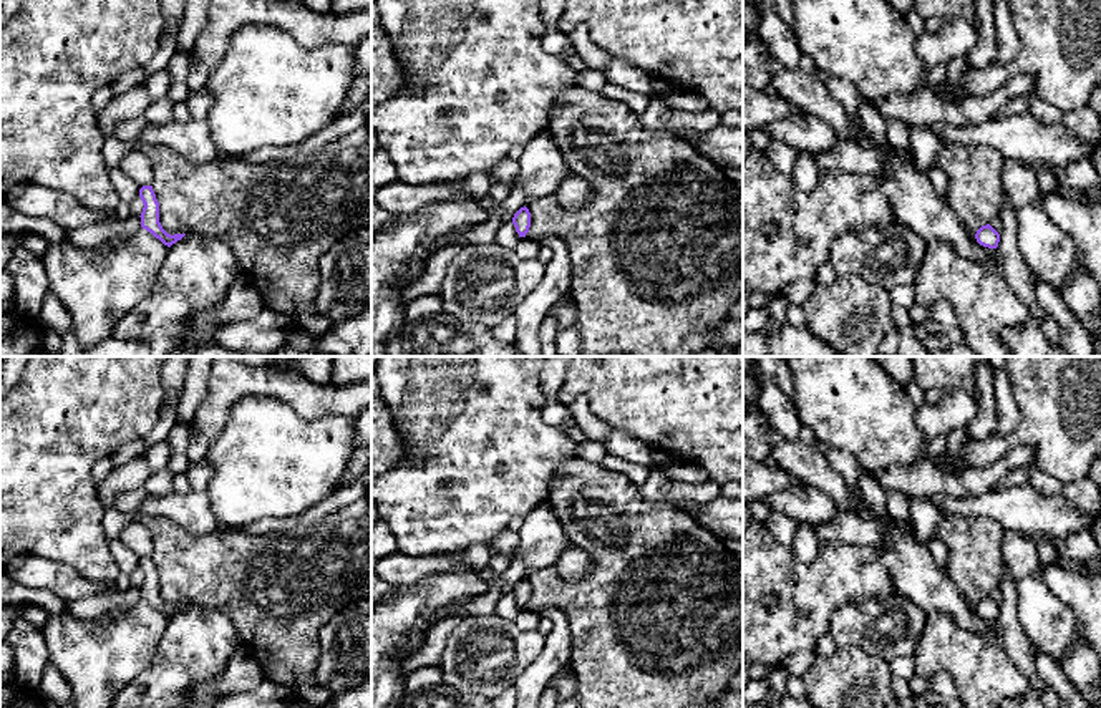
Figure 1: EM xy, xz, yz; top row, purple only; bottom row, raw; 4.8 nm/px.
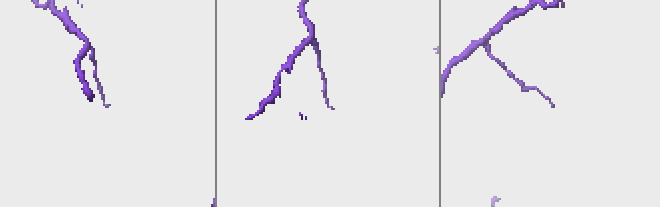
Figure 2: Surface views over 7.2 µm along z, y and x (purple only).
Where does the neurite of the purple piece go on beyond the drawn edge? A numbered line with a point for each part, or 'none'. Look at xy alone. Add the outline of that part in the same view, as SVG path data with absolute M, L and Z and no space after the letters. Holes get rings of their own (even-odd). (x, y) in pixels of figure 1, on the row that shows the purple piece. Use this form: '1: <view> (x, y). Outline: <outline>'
none

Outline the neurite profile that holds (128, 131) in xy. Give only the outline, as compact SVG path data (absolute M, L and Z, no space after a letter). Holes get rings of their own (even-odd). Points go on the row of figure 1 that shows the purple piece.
M144 118L121 121L114 128L114 136L119 138L126 146L143 143L141 131L144 124L146 124Z

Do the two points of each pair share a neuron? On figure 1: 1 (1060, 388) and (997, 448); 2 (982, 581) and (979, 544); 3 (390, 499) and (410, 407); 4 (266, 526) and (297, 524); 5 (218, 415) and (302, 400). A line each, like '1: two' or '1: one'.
1: one
2: one
3: one
4: one
5: one

